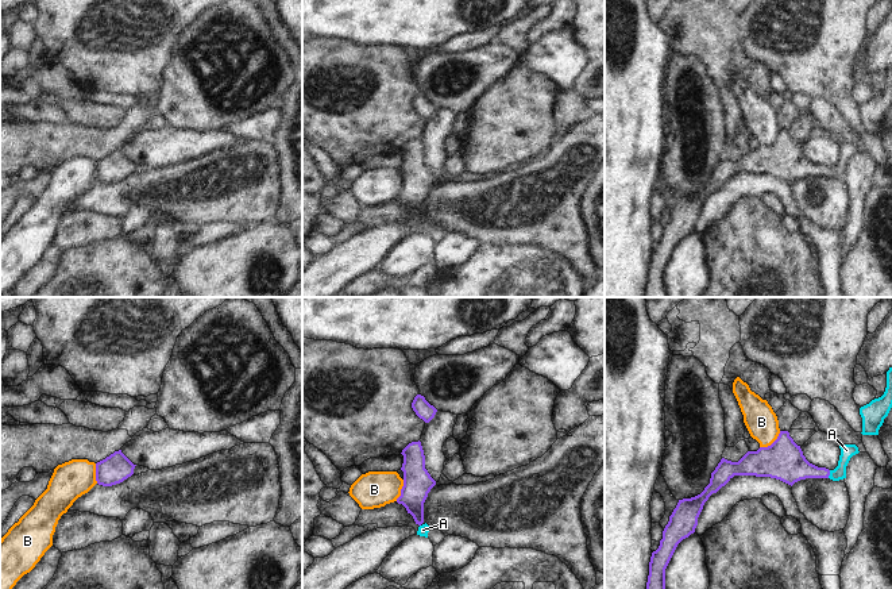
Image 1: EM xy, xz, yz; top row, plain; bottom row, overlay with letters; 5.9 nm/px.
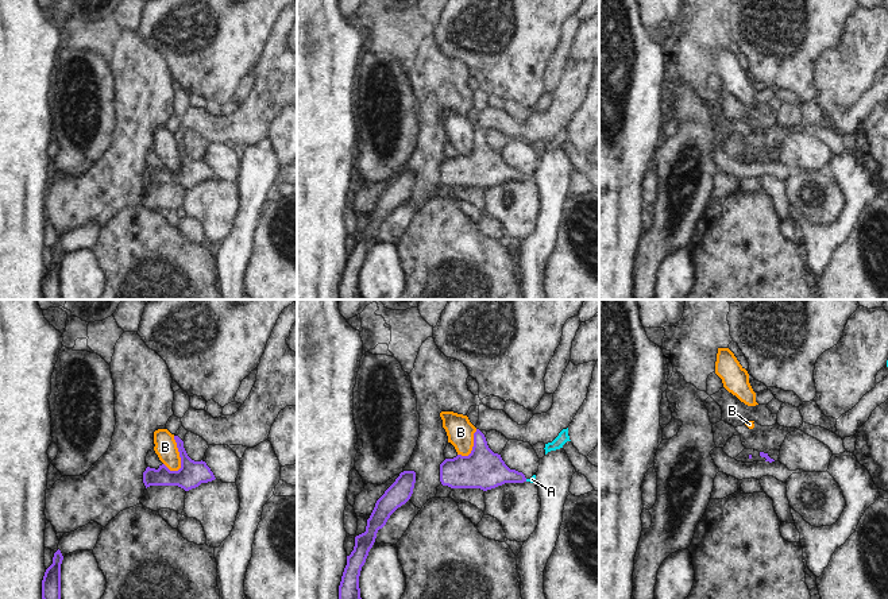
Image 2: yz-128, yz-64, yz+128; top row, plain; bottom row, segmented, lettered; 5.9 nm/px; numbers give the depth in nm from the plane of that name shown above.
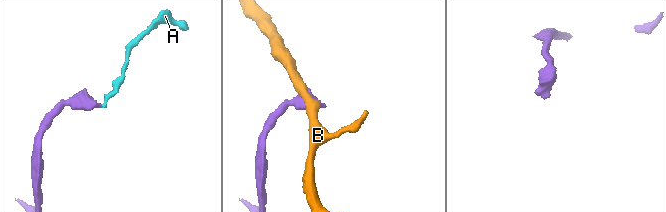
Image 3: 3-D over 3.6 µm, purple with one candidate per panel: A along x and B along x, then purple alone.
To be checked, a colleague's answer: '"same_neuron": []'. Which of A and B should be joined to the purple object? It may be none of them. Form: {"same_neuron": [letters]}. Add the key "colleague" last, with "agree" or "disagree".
{"same_neuron": ["A"], "colleague": "disagree"}

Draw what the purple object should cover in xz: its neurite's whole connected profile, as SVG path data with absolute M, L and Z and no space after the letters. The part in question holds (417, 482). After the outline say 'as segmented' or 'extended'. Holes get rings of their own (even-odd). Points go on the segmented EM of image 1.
M420 440L409 443L401 454L403 455L401 467L403 486L397 503L406 508L416 524L421 526L424 523L424 503L436 481L425 469L425 455Z; as segmented

